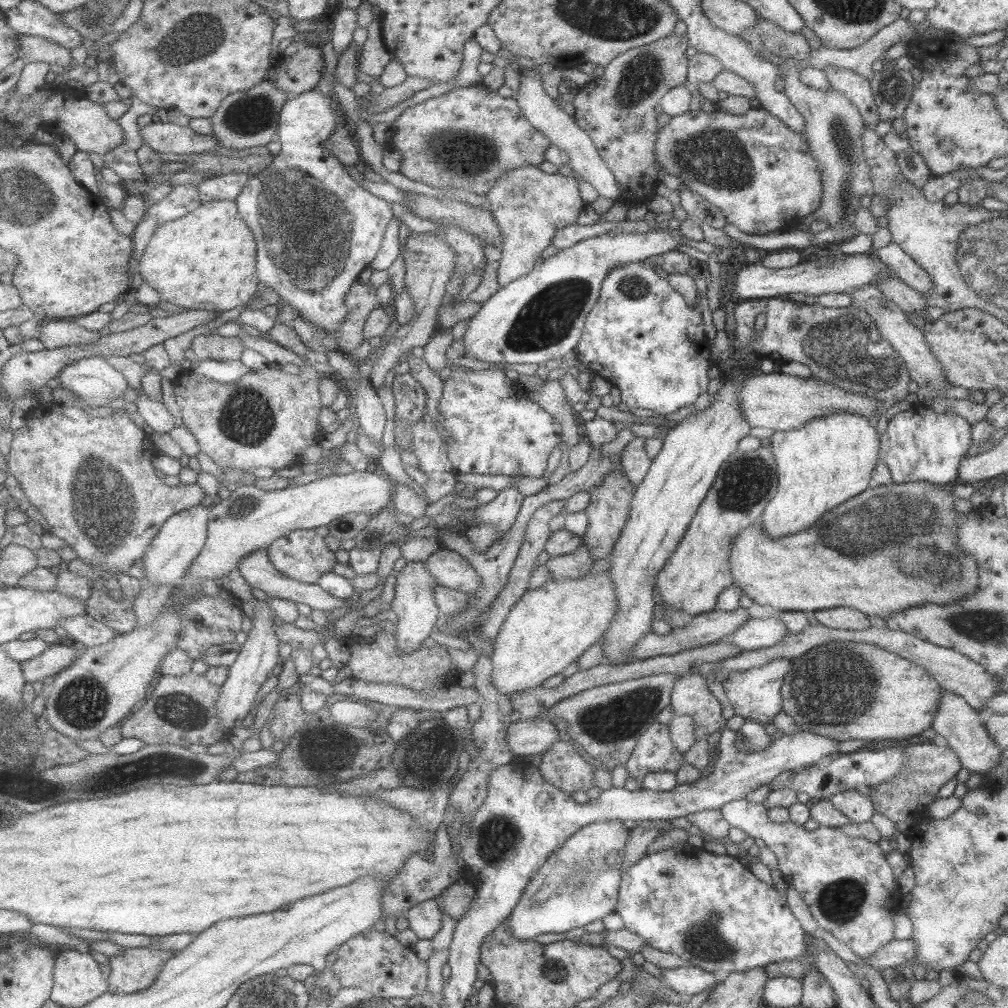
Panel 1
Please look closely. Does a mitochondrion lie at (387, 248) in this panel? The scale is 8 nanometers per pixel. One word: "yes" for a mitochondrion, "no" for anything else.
no

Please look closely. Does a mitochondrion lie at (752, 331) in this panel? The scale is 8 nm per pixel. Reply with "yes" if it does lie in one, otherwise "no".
no

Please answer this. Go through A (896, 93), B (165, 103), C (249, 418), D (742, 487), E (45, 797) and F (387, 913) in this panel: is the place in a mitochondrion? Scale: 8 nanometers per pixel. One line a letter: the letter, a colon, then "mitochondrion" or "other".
A: other
B: other
C: mitochondrion
D: mitochondrion
E: mitochondrion
F: other

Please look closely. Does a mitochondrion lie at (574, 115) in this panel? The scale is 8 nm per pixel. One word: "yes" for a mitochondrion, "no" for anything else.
no

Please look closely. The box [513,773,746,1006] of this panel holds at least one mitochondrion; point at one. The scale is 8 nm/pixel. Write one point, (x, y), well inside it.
(556, 972)

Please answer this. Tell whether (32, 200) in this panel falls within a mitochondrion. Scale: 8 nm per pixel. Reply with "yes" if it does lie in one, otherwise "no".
yes

